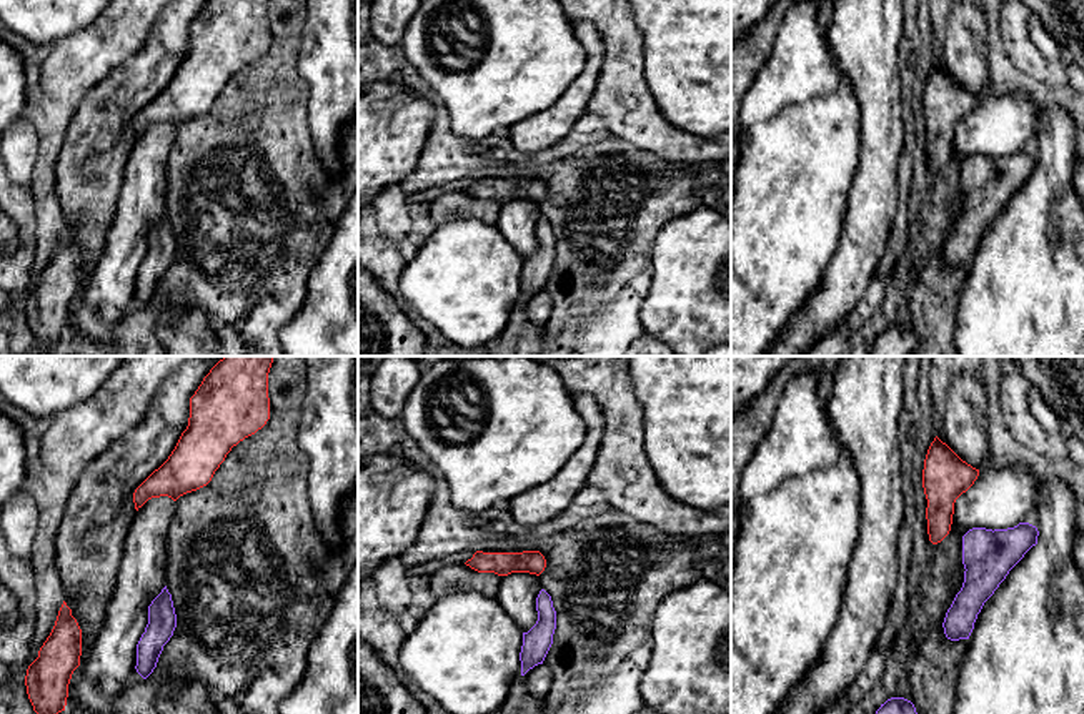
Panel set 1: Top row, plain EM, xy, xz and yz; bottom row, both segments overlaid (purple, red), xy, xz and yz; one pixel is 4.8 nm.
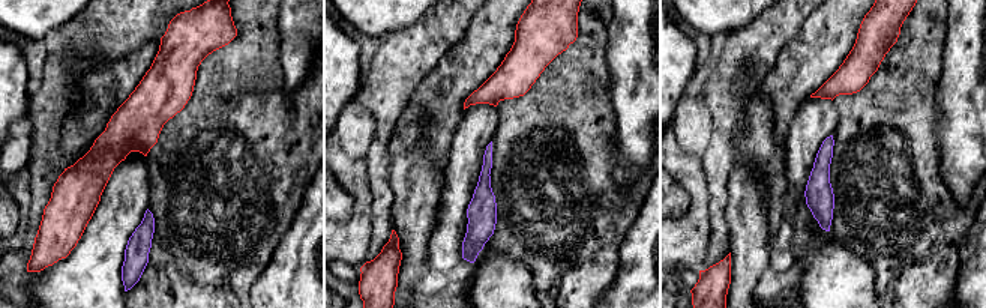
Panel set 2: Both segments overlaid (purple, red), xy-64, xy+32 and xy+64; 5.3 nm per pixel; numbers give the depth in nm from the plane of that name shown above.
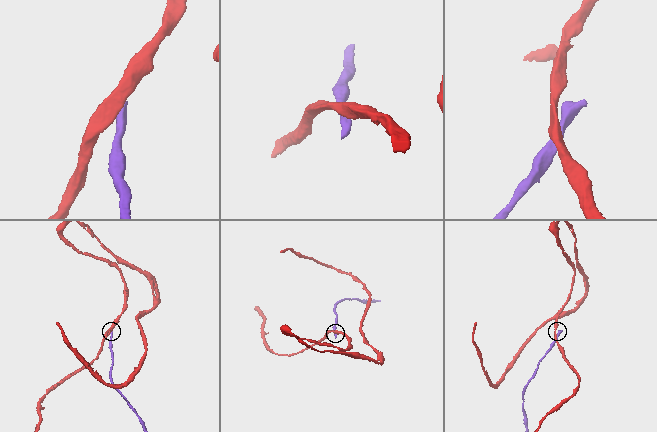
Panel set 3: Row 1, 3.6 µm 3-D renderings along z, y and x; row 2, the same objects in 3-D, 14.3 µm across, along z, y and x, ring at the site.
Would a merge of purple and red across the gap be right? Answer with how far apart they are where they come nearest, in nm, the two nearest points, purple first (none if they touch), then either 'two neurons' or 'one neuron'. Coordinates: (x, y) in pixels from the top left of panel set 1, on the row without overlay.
70 nm | yz (963, 163), (949, 157) | two neurons

